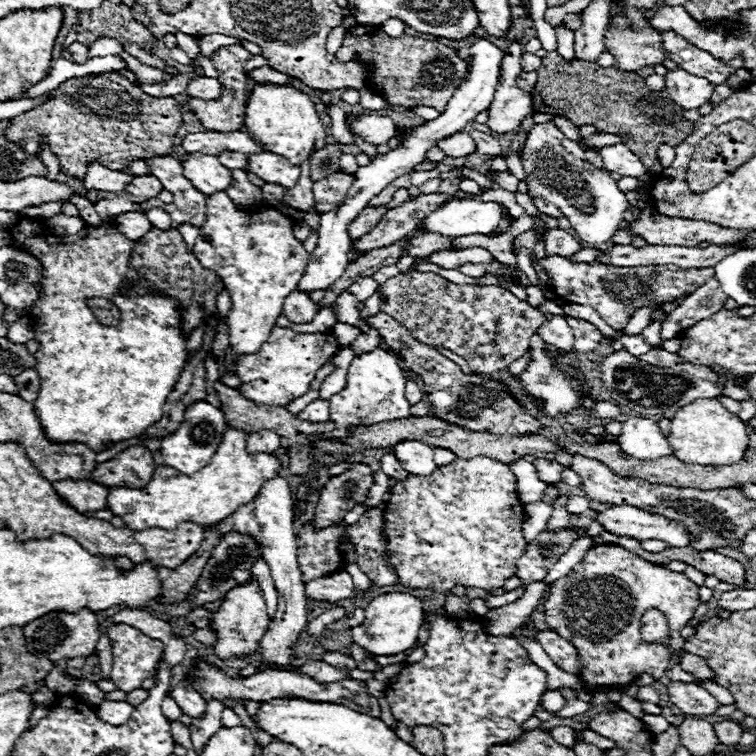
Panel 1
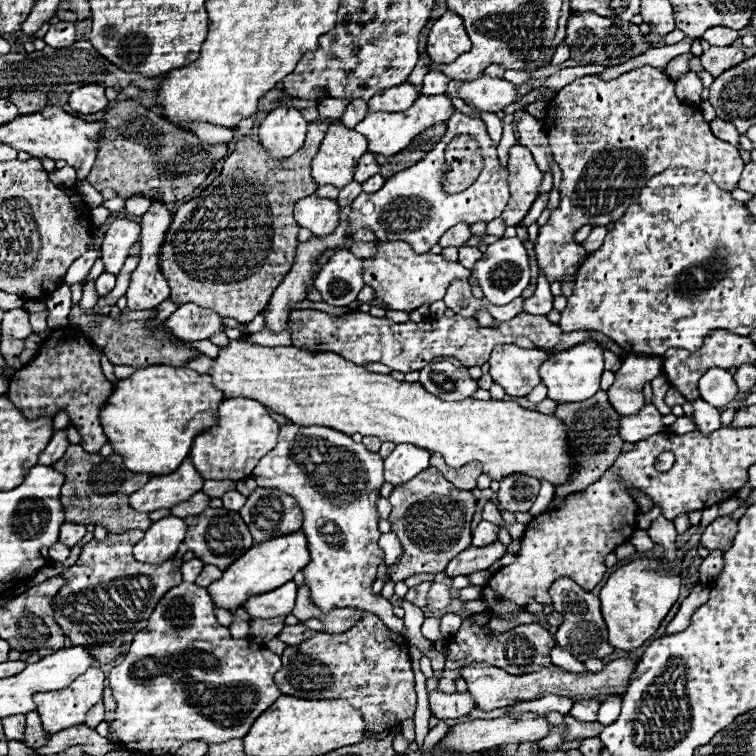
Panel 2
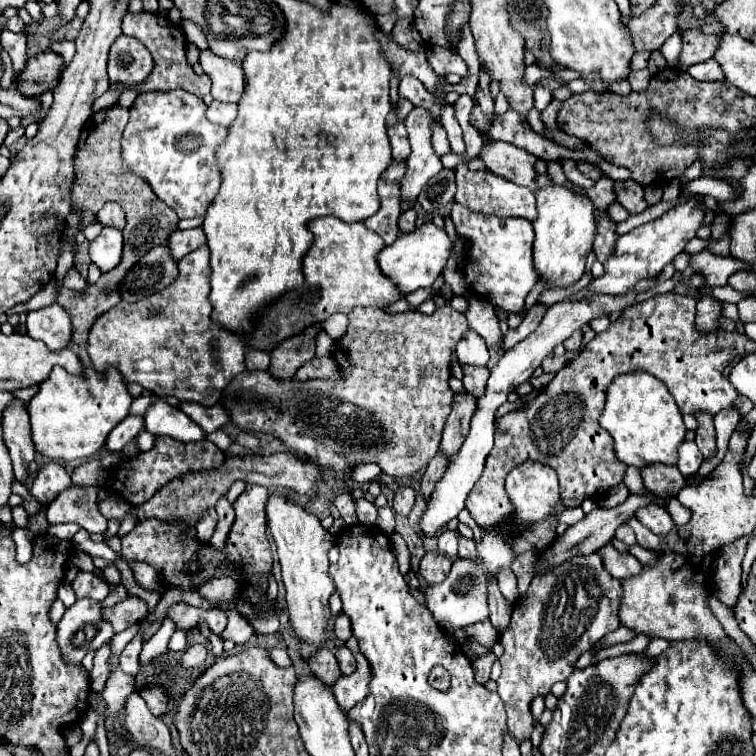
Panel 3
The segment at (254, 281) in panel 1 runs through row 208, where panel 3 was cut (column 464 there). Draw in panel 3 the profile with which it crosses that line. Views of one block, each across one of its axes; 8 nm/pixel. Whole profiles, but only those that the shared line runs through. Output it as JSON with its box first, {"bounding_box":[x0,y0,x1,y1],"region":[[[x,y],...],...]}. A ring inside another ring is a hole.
{"bounding_box":[450,202,538,314],"region":[[[458,202],[452,204],[450,218],[456,226],[456,232],[468,242],[466,260],[462,266],[462,274],[468,282],[468,288],[474,294],[486,298],[494,308],[500,308],[508,314],[522,312],[528,292],[538,282],[538,276],[534,276],[534,266],[530,264],[534,240],[532,222],[522,218],[484,216],[482,212],[472,212],[470,208]]]}

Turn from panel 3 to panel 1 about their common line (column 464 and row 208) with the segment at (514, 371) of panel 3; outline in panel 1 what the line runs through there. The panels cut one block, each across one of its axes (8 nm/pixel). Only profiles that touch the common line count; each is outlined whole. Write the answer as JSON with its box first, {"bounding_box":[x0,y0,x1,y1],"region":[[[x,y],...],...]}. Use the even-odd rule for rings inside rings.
{"bounding_box":[420,200,502,236],"region":[[[450,200],[438,210],[428,214],[420,226],[428,232],[442,236],[466,236],[466,234],[488,234],[498,228],[502,210],[498,202],[478,202],[478,200]]]}

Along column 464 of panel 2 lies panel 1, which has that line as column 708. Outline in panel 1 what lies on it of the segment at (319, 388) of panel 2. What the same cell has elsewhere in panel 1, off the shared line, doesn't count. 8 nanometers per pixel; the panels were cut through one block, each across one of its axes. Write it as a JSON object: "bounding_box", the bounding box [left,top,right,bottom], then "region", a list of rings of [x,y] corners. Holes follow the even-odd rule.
{"bounding_box":[668,398,748,466],"region":[[[712,398],[694,400],[692,404],[680,408],[672,418],[672,432],[668,442],[672,446],[672,452],[686,464],[724,466],[740,462],[744,458],[744,452],[748,448],[748,434],[746,424]]]}

